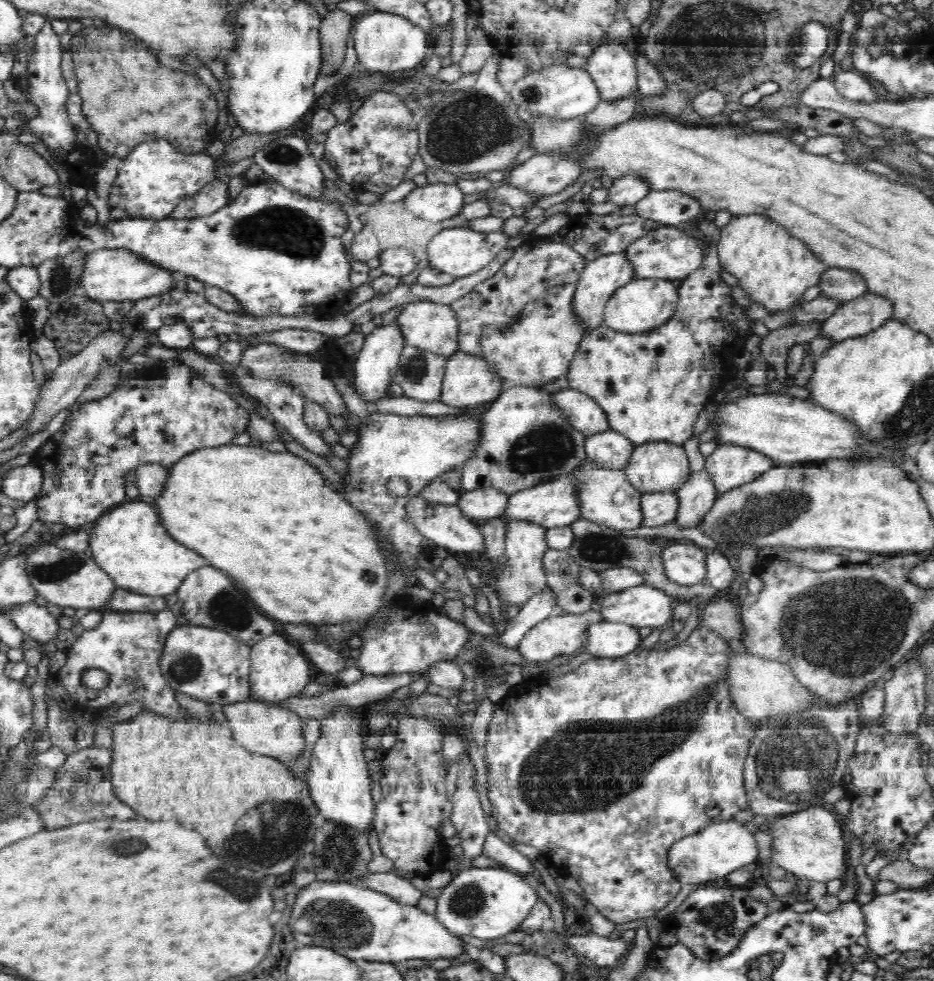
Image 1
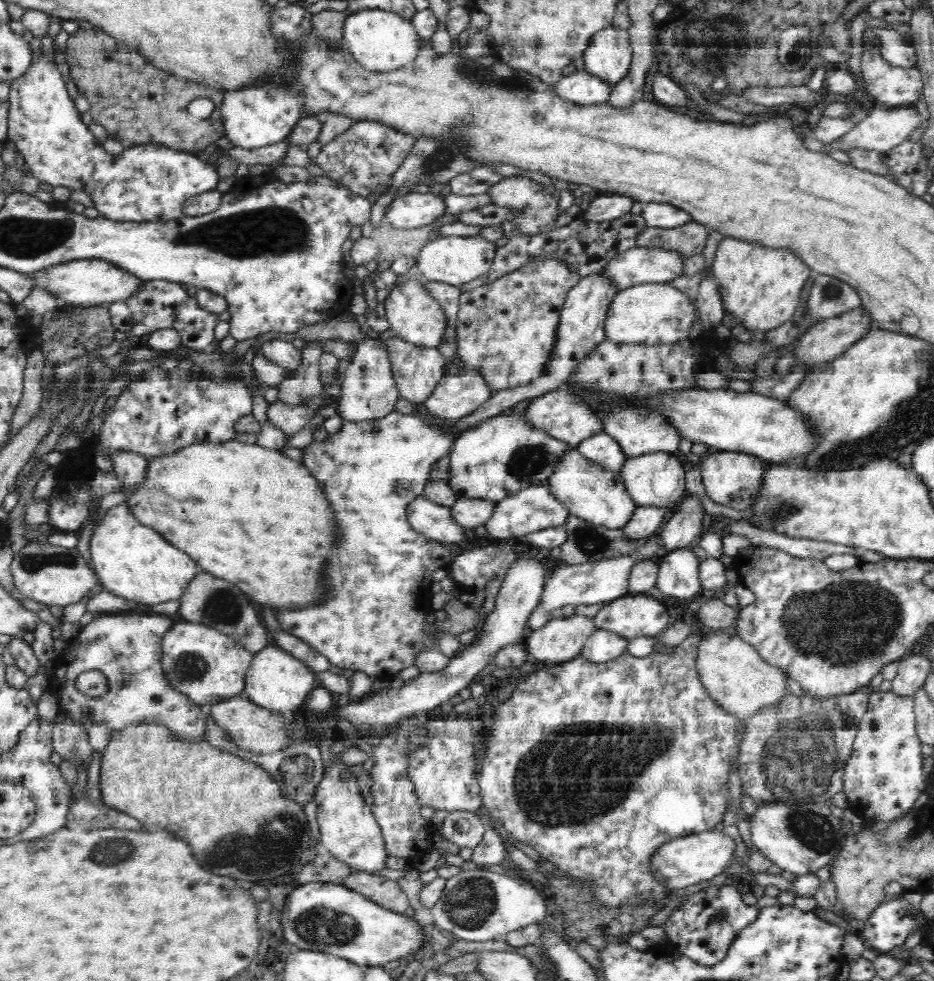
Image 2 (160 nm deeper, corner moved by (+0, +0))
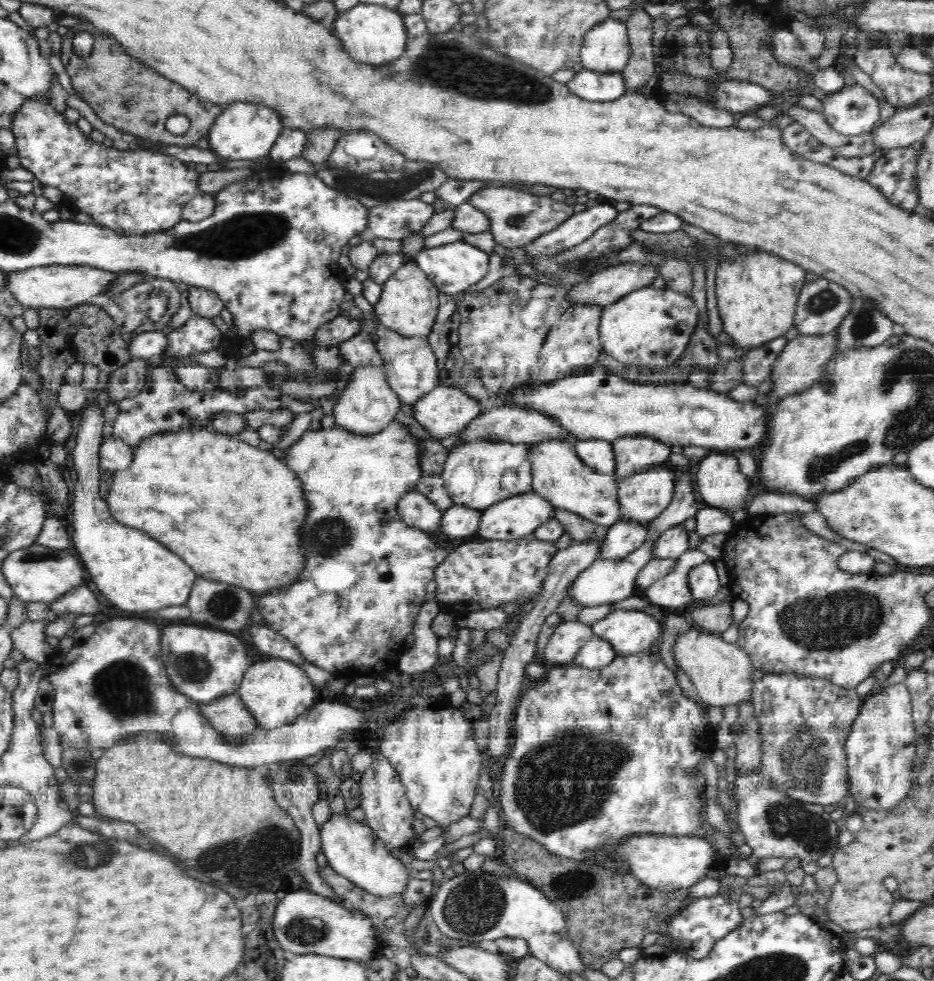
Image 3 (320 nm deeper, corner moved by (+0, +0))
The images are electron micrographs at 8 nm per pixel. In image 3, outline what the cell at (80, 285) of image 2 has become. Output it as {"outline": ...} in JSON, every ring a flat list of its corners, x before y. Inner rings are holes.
{"outline":[[52,265,7,273,3,289,12,294,25,309,64,309,97,301,100,295,105,294,113,280,116,280,114,272,100,270,100,267,96,266]]}

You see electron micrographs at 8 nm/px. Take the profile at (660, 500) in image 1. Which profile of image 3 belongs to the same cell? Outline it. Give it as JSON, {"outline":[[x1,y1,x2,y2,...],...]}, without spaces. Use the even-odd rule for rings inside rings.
{"outline":[[637,520,618,521,608,528,605,539,601,542,599,558,618,560,632,554,646,542,648,527]]}

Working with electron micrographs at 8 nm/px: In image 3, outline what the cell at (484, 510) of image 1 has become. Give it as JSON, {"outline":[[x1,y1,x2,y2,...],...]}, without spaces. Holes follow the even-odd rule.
{"outline":[[453,504,443,511,443,520,439,526,440,534,444,534,448,538,475,536,481,521,481,512,482,509,476,510]]}

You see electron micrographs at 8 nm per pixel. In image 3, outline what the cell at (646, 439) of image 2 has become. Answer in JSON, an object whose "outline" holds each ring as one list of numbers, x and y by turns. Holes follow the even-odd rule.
{"outline":[[628,435,613,442,615,478,626,478,637,471,667,462,671,447,647,435]]}

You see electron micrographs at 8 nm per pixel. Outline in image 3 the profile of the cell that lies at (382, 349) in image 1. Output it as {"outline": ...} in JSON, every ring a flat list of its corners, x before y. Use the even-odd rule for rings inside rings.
{"outline":[[360,366,352,372,348,386,336,400,333,407,335,424,352,434,378,434,385,426,395,420,400,408,399,396,390,390,387,374,379,366]]}

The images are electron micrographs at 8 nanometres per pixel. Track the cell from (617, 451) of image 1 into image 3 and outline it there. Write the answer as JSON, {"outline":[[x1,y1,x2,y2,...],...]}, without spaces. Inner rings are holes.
{"outline":[[602,438,577,440,573,447,580,460,586,465,599,471,599,474,613,474,615,469,615,454,613,443]]}

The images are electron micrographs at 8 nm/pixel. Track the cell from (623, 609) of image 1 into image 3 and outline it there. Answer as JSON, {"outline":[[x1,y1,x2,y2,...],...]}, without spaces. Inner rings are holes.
{"outline":[[614,610,592,624,593,636,603,638,615,648,616,657,653,649,663,626,642,611]]}

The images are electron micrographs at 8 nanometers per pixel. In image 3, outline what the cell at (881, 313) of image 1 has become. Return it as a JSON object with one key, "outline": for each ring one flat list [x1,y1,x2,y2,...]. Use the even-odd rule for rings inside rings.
{"outline":[[837,329,824,336,800,336,787,341,784,350,774,361,771,368,771,394,778,402,794,392,806,390,814,386,816,381,822,376,826,364,835,356,837,349]]}

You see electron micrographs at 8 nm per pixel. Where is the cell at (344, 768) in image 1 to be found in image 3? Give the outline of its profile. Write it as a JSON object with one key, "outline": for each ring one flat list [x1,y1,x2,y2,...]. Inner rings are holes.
{"outline":[[332,816,326,824,319,826,319,829,321,852,325,854,328,865,338,874,363,888,368,894,382,898,403,894,406,890,413,873,401,861,390,856,385,842,366,824,360,824,360,820,350,820,346,816]]}

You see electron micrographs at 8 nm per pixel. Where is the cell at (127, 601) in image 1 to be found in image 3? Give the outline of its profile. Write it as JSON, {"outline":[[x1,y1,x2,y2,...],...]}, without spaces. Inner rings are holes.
{"outline":[[81,586,78,589,72,589,63,597,49,602,52,612,58,616,66,613,91,614,99,618,98,606,103,599,97,591,91,586]]}

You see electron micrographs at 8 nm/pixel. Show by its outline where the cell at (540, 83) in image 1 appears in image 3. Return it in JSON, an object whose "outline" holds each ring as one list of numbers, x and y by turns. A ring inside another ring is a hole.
{"outline":[[586,68,565,85,576,96,590,102,613,101,627,93,622,73,601,73]]}

